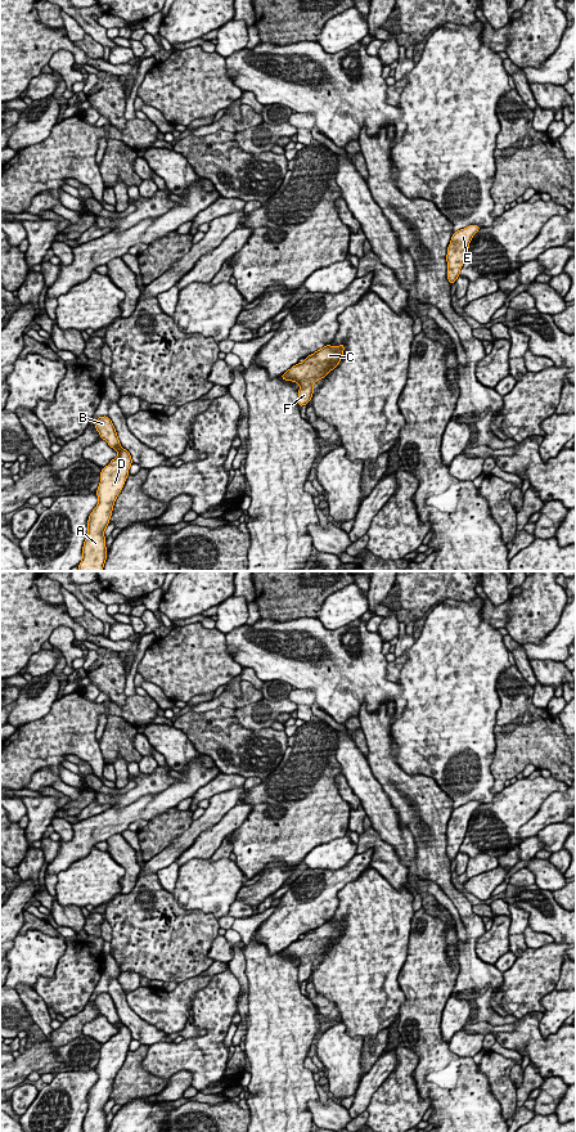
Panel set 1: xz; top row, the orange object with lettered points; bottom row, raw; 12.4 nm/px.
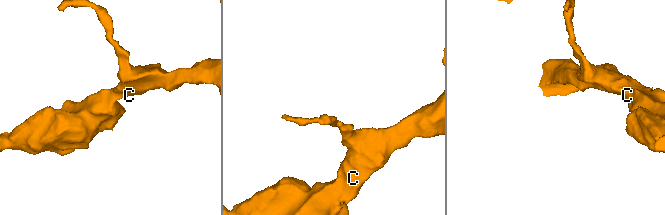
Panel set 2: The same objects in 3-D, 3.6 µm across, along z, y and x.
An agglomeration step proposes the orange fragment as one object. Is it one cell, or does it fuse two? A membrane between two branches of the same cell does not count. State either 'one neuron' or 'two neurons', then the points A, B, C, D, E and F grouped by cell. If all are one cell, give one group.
one neuron; groups A B C D E F

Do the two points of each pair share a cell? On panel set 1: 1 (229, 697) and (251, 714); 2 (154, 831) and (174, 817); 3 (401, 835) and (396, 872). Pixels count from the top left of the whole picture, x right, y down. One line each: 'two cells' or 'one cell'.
1: two cells
2: one cell
3: two cells

